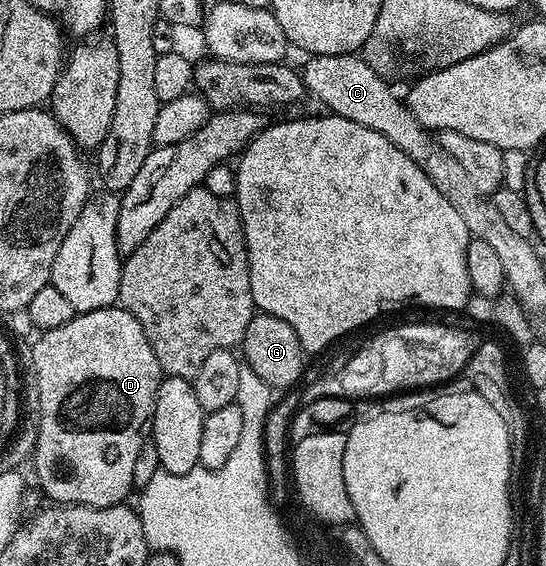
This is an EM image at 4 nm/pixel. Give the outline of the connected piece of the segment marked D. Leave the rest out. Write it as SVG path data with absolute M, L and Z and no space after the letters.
M115 305L75 314L74 319L68 321L68 325L60 325L60 329L43 331L37 338L34 348L30 351L30 359L34 362L34 375L38 378L36 390L40 397L39 427L36 430L32 466L34 465L34 475L38 478L43 493L50 498L47 500L58 505L79 503L85 507L111 507L117 503L126 503L128 499L126 494L134 487L132 469L136 456L140 454L140 449L148 442L148 436L151 434L156 393L164 378L160 365L156 361L156 353L152 353L152 345L148 345L148 337L144 329L140 329L140 321L136 321L136 317L132 317L132 313L125 311L122 306Z

